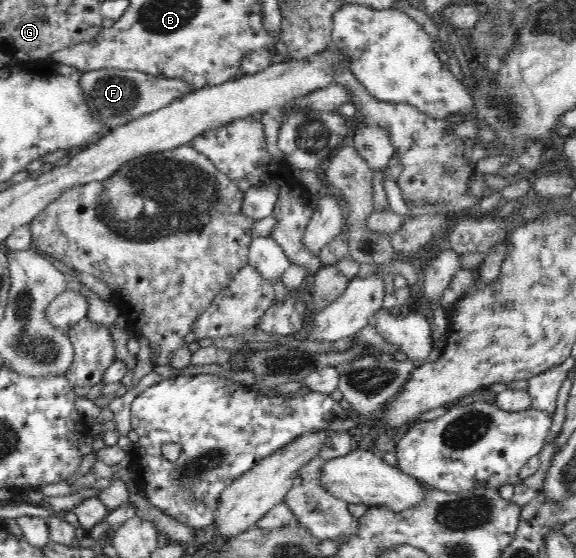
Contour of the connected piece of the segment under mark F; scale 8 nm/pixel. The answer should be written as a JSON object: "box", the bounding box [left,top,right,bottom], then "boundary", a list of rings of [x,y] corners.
{"box":[81,68,191,132],"boundary":[[[105,68],[81,74],[81,97],[89,106],[91,118],[101,123],[106,132],[153,113],[156,109],[169,105],[177,97],[191,92],[191,86],[183,80],[167,79],[164,76],[155,76],[137,70],[121,71]]]}

